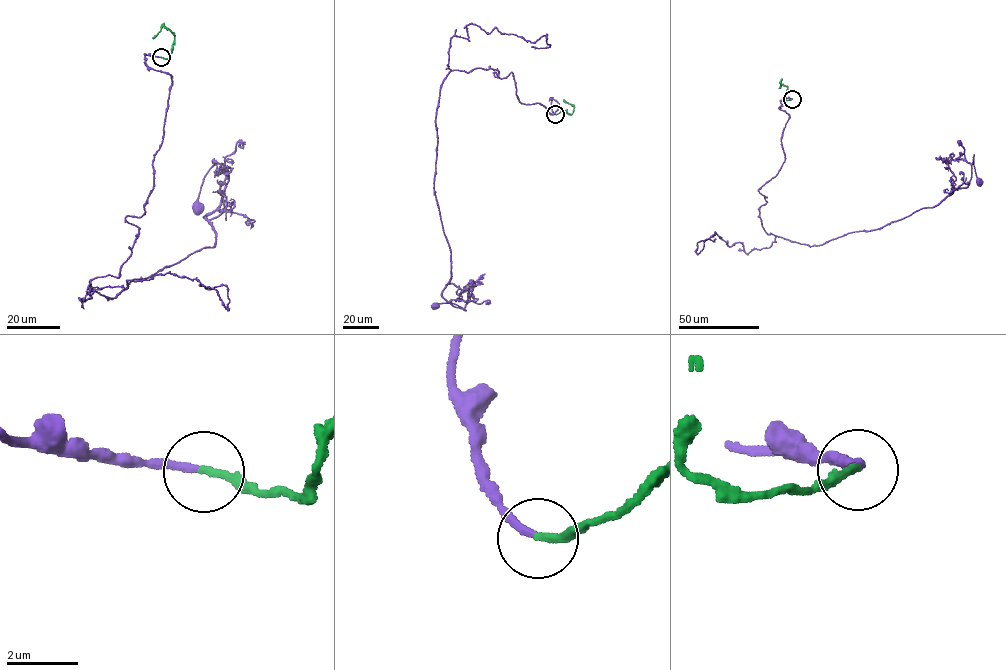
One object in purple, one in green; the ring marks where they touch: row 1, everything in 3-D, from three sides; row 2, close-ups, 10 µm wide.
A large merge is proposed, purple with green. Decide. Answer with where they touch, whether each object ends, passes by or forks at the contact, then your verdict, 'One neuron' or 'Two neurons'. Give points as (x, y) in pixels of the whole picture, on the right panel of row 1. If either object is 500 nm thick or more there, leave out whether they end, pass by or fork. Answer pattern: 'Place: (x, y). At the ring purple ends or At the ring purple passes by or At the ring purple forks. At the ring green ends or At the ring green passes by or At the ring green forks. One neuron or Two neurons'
Place: (792, 99). At the ring purple ends. At the ring green ends. One neuron

